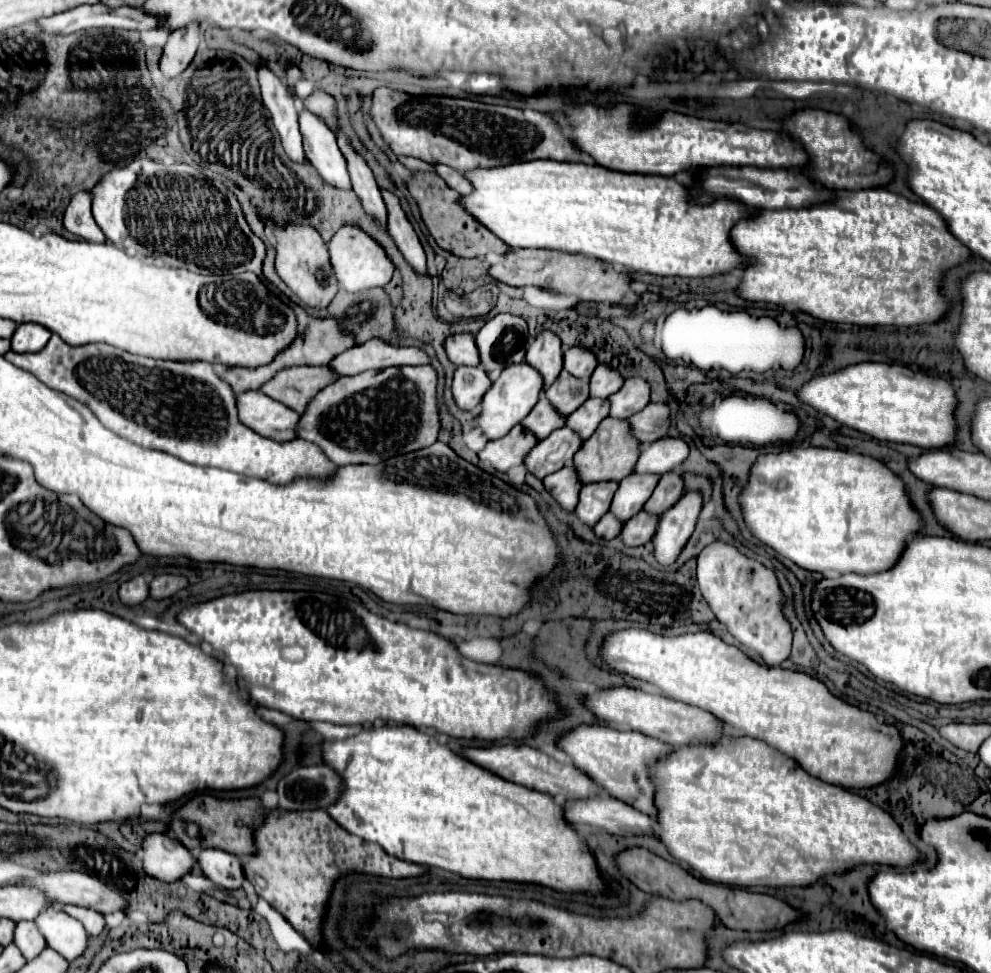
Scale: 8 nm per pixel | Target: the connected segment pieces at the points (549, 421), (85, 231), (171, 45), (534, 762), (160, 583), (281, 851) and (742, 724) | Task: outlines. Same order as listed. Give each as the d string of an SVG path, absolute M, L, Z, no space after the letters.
M540 397L540 401L534 405L534 409L528 413L528 417L524 417L524 423L520 425L534 433L534 437L546 439L554 429L564 427L564 421L566 419L558 415L544 397Z
M78 193L72 197L66 213L64 213L64 227L92 243L104 243L106 235L102 229L96 225L92 213L90 213L90 195L88 193Z
M188 25L170 33L160 57L160 71L166 79L176 79L194 59L200 45L200 25Z
M508 743L508 745L490 745L490 747L468 747L468 749L460 749L460 755L464 755L472 763L488 769L490 773L494 773L510 783L516 783L516 785L522 785L522 787L528 787L528 789L534 789L540 793L548 791L556 799L570 801L572 797L576 799L576 797L588 797L594 793L602 793L602 789L596 787L590 781L590 777L580 773L574 765L560 763L560 761L552 759L550 755L546 755L534 747L528 747L528 745Z
M162 573L156 575L150 583L150 595L154 599L162 599L162 597L170 597L176 591L180 591L182 587L188 585L188 579L184 575L170 575L170 573Z
M268 809L254 829L254 845L256 853L250 855L246 863L246 871L250 873L246 879L250 879L258 895L274 905L312 945L320 941L320 919L338 875L346 871L382 877L416 877L424 873L424 867L396 859L380 845L350 835L324 809Z
M640 627L610 631L604 635L600 647L600 659L618 673L626 673L634 679L642 679L646 683L656 685L664 695L676 701L712 713L722 723L726 723L728 729L732 729L732 733L736 735L744 733L748 737L768 743L770 747L778 749L790 759L796 759L798 765L812 777L818 777L826 783L862 789L868 785L870 787L878 785L886 777L894 775L898 759L896 753L900 753L902 749L902 739L894 727L878 723L872 713L860 711L858 707L846 705L844 701L836 699L818 679L800 671L758 665L746 655L742 655L742 651L726 645L720 637L708 631L682 633L674 637L658 635Z

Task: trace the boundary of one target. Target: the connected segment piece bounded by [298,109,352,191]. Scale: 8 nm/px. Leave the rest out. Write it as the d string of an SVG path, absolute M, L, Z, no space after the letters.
M300 109L300 133L304 139L304 151L312 167L318 169L318 175L324 183L340 189L352 191L352 181L348 177L348 163L340 153L336 135L330 127L314 113Z

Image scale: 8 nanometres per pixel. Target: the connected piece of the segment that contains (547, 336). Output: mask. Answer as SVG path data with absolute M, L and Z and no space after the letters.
M552 331L540 333L530 341L526 351L526 363L532 365L544 381L544 389L554 383L558 373L562 371L562 349L560 339Z

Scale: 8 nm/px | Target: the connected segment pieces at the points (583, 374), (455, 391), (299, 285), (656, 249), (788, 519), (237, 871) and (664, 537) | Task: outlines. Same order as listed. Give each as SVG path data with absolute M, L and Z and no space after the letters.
M570 347L564 351L564 369L580 379L590 379L592 371L596 369L596 357L592 357L590 351L580 347Z
M458 367L452 377L452 397L462 411L472 411L490 387L490 377L478 367Z
M288 225L288 227L276 227L272 229L274 237L278 241L276 245L276 271L280 279L298 295L302 305L312 309L326 309L334 295L338 293L338 285L334 279L334 273L328 263L328 249L318 235L316 229L304 227L304 225Z
M536 159L536 161L524 161L524 163L510 163L510 165L500 165L492 169L470 169L468 173L462 173L466 181L474 187L470 195L462 195L460 205L476 217L488 231L492 231L498 239L502 239L510 247L534 247L534 249L554 249L554 251L564 251L564 253L580 253L588 255L600 261L606 261L610 265L620 265L630 271L640 271L640 273L650 273L650 275L678 275L678 277L710 277L716 273L724 273L728 269L740 269L740 253L732 249L732 243L728 239L730 227L744 217L748 211L744 205L738 201L712 201L712 205L700 207L688 201L688 193L684 193L684 187L672 179L672 177L658 177L658 175L634 175L634 173L620 173L620 171L610 171L600 165L586 165L586 163L562 163L562 161L552 161L552 159Z
M784 447L776 453L764 453L758 455L758 459L752 463L750 473L748 473L748 481L742 487L740 495L738 495L738 503L744 515L744 523L746 527L752 531L752 535L762 541L764 545L772 547L776 553L780 553L782 557L794 561L798 567L808 569L808 571L838 571L838 573L880 573L884 569L890 569L894 565L894 561L898 561L904 543L908 541L908 537L914 537L920 529L920 517L918 513L912 509L910 499L906 497L904 491L904 483L878 459L868 457L868 455L858 455L858 453L850 453L850 451L840 451L840 449L822 449L822 447Z
M202 849L198 855L202 873L222 889L238 889L242 885L242 863L236 855L220 849Z
M690 491L684 493L680 501L660 517L654 535L654 557L660 565L668 567L678 559L680 551L684 549L694 531L700 509L702 509L700 493Z

